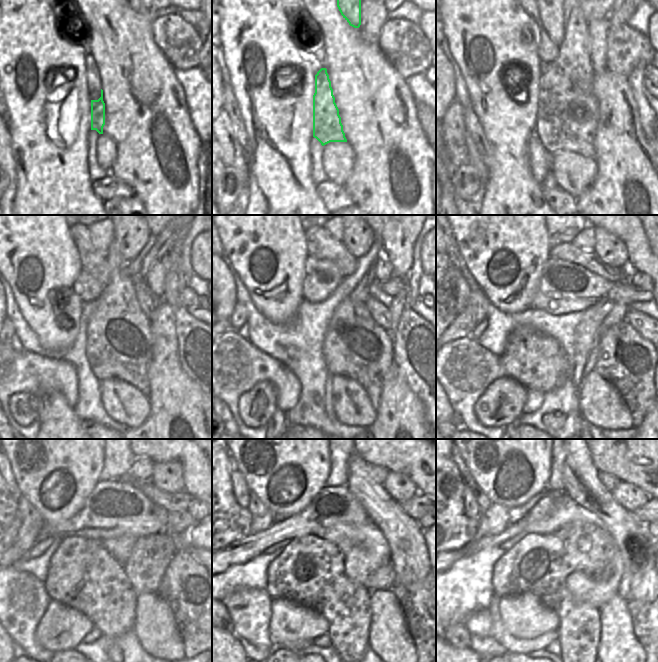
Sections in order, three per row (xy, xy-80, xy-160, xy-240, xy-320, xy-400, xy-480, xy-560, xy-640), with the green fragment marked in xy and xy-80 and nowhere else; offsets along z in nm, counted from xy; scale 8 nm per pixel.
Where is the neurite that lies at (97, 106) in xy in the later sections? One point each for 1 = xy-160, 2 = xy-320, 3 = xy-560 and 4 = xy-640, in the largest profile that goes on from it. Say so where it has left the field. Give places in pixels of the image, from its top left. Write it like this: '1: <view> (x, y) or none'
1: xy-160 (567, 117)
2: xy-320 (370, 344)
3: xy-560 (415, 599)
4: xy-640 (639, 611)

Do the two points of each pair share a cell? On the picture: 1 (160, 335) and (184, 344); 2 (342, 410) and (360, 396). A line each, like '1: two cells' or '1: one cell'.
1: two cells
2: one cell

